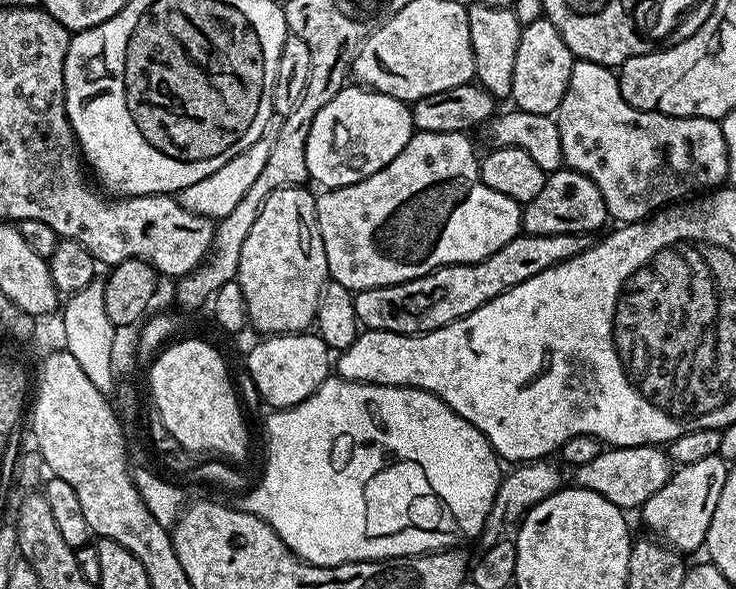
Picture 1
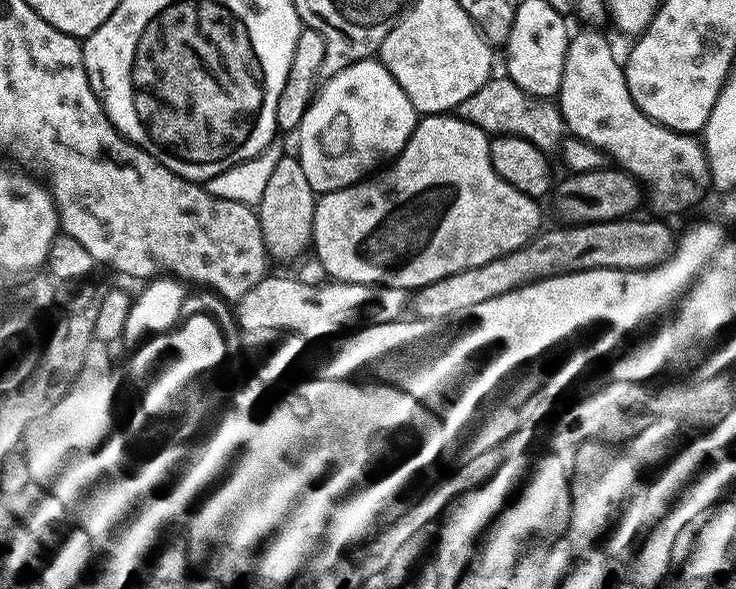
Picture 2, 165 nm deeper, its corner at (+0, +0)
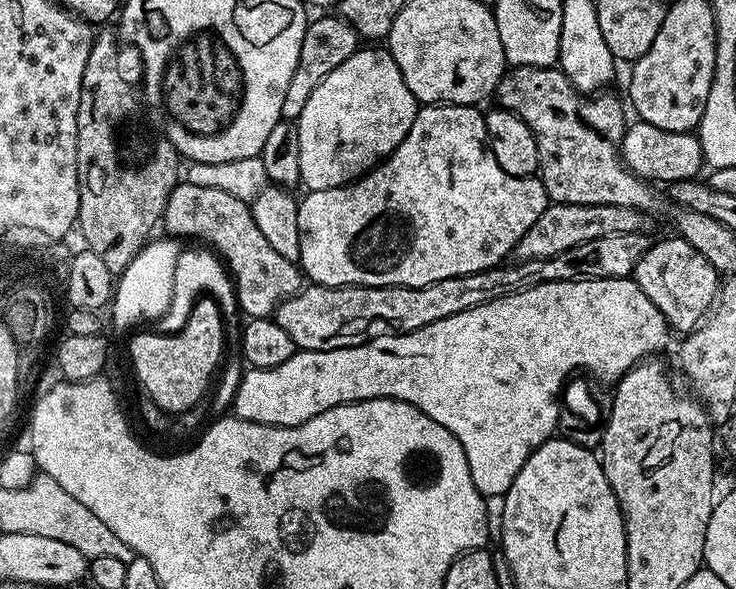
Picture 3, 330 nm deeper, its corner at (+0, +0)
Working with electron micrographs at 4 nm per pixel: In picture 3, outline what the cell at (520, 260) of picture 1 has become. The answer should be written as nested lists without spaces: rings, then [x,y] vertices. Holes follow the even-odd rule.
[[[678,235],[672,240],[660,240],[642,256],[635,267],[632,278],[636,281],[646,298],[658,306],[660,313],[667,320],[669,329],[687,334],[693,328],[699,328],[704,317],[708,315],[718,296],[718,274],[714,266],[698,252],[690,242]]]

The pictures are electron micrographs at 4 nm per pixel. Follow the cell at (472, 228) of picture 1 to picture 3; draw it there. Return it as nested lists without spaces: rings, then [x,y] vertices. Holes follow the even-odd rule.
[[[441,102],[417,107],[416,117],[406,134],[406,138],[396,147],[387,160],[376,165],[367,176],[345,184],[342,188],[330,190],[305,191],[299,201],[298,230],[300,231],[300,250],[302,253],[302,272],[309,281],[317,284],[329,284],[331,288],[359,286],[362,288],[421,288],[427,284],[437,284],[446,278],[455,276],[473,276],[476,272],[485,272],[487,268],[497,267],[515,249],[518,241],[538,222],[542,210],[550,203],[544,184],[536,176],[511,176],[498,166],[492,149],[488,147],[488,131],[484,121],[485,113],[479,107],[470,104]]]

